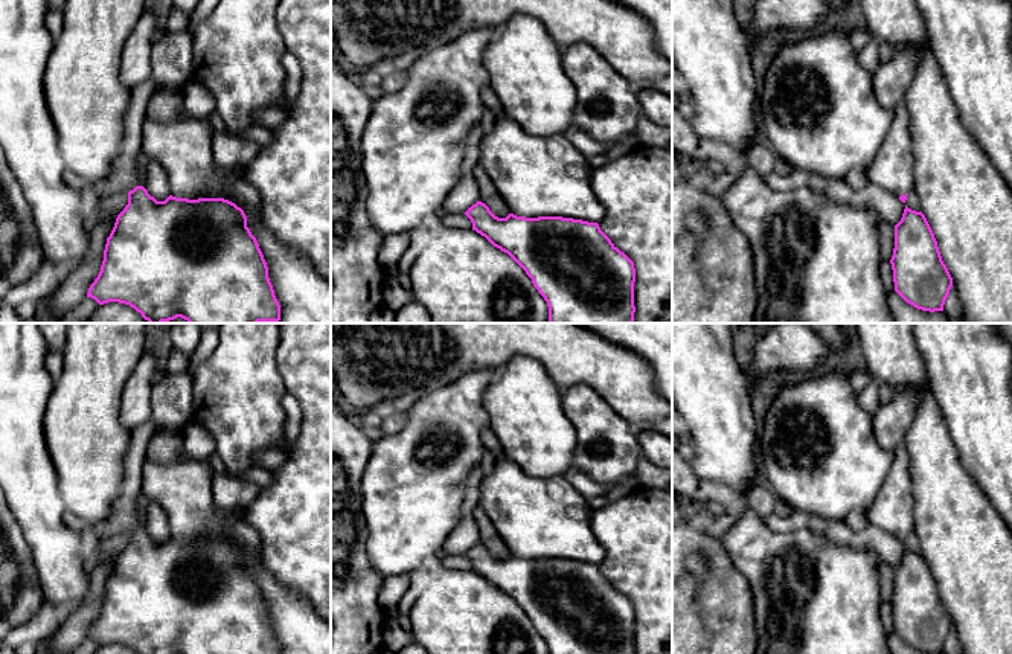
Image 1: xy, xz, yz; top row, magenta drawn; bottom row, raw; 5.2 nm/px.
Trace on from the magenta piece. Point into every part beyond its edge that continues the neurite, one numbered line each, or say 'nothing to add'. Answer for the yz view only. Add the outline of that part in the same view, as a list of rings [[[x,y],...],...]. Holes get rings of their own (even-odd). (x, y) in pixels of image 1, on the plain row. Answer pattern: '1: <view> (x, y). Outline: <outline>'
1: yz (892, 509). Outline: [[[902,442],[893,454],[895,459],[886,482],[866,512],[870,524],[901,538],[914,531],[910,457]]]

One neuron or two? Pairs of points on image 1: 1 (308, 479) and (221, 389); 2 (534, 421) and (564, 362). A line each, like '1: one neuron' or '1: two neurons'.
1: two neurons
2: two neurons

